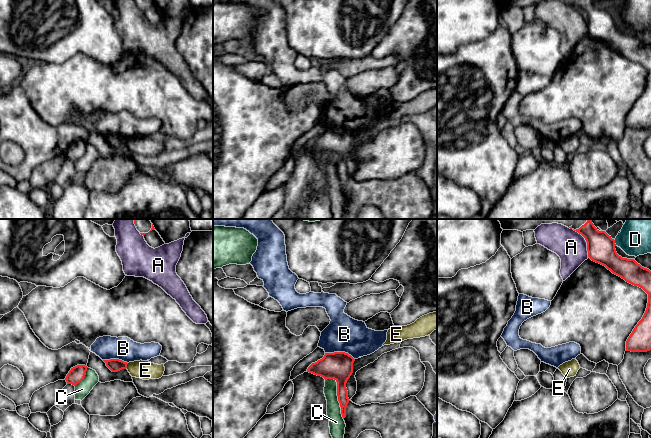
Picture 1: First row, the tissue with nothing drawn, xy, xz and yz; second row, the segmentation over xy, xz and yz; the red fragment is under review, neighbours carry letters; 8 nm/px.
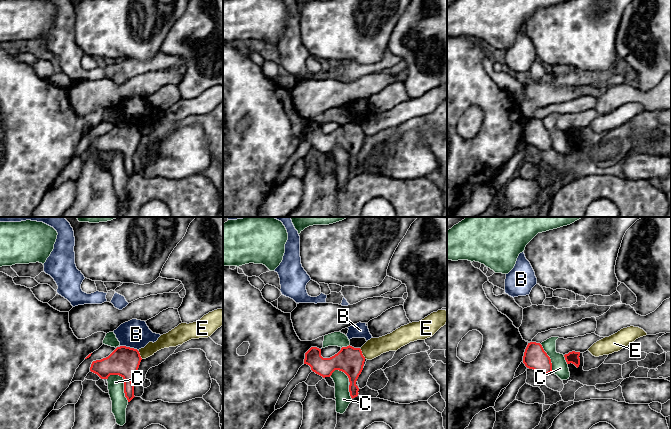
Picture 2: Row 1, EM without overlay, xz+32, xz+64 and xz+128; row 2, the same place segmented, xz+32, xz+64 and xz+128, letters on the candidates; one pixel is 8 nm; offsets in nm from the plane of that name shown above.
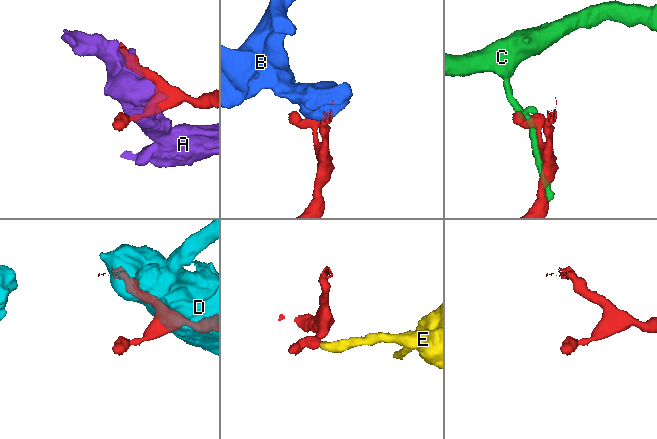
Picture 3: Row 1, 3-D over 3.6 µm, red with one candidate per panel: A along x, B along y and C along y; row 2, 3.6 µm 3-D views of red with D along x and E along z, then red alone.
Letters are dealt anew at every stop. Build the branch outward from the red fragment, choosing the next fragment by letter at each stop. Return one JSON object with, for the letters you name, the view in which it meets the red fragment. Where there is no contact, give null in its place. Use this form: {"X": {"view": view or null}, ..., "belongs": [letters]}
{"belongs": []}

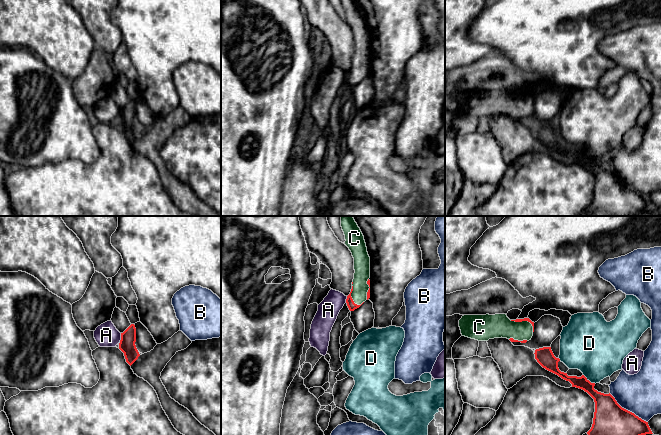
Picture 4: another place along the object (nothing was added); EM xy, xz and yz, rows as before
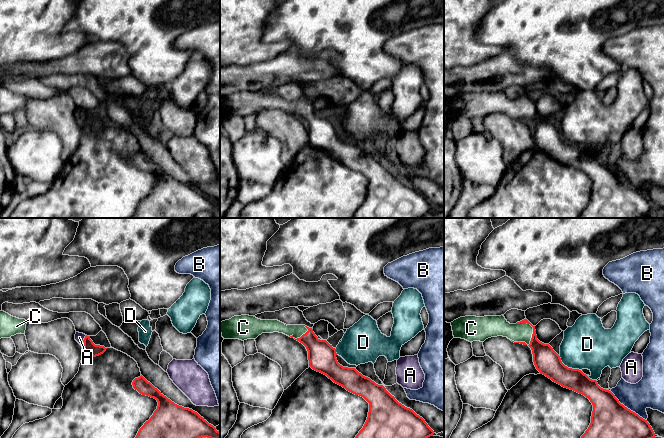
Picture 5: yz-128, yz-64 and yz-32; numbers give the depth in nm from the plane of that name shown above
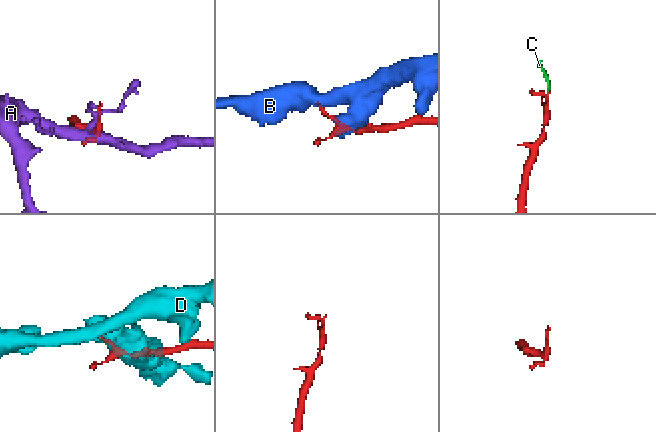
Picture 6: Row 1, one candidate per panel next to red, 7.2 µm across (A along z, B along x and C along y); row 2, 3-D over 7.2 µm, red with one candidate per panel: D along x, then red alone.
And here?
{"C": {"view": "xz"}, "belongs": ["C"]}

